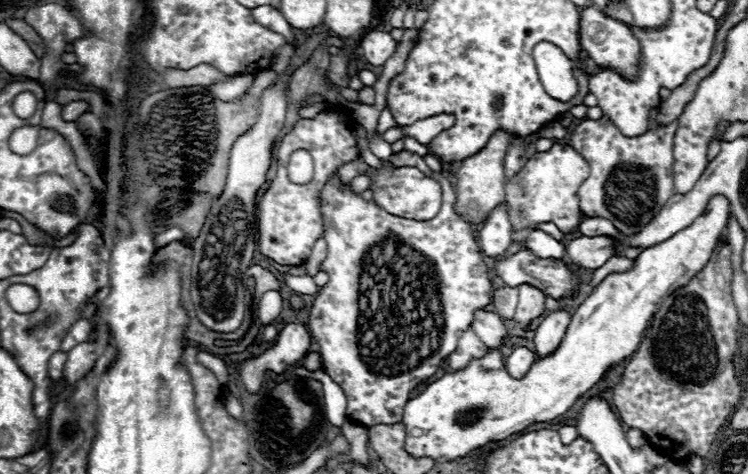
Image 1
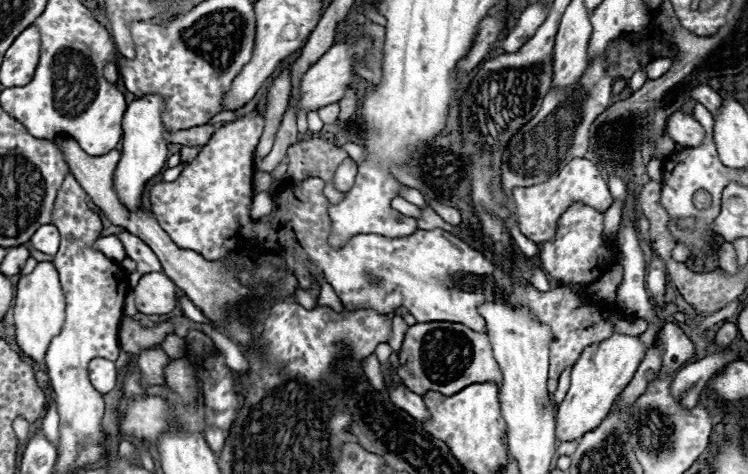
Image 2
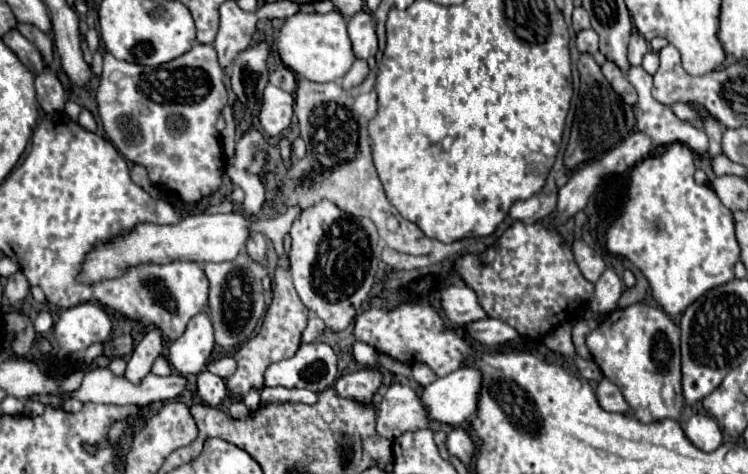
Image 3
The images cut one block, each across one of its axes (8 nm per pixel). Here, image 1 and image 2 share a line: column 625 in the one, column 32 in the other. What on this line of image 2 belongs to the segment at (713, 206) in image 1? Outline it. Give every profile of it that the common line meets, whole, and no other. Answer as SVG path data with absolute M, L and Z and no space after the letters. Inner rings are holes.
M38 262L32 274L22 276L16 292L14 306L14 326L16 326L16 342L24 354L28 354L36 364L44 364L44 354L50 340L60 332L64 324L64 294L60 288L58 272L52 262Z

